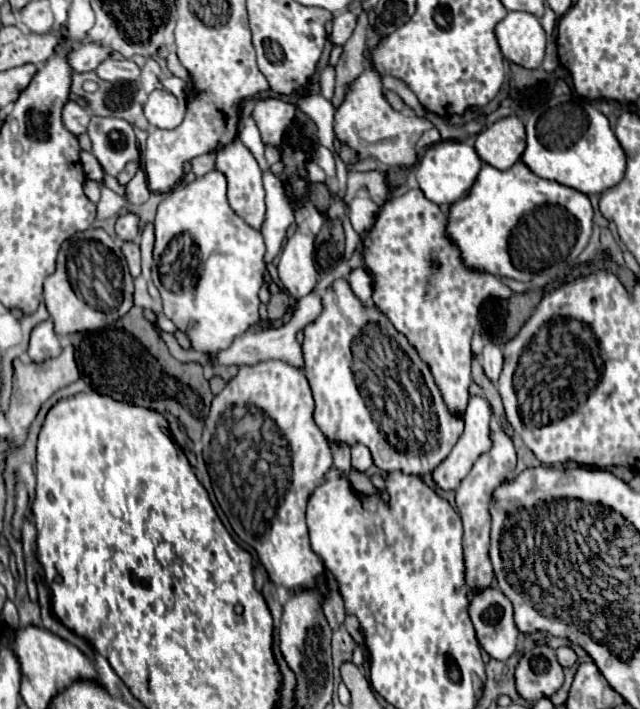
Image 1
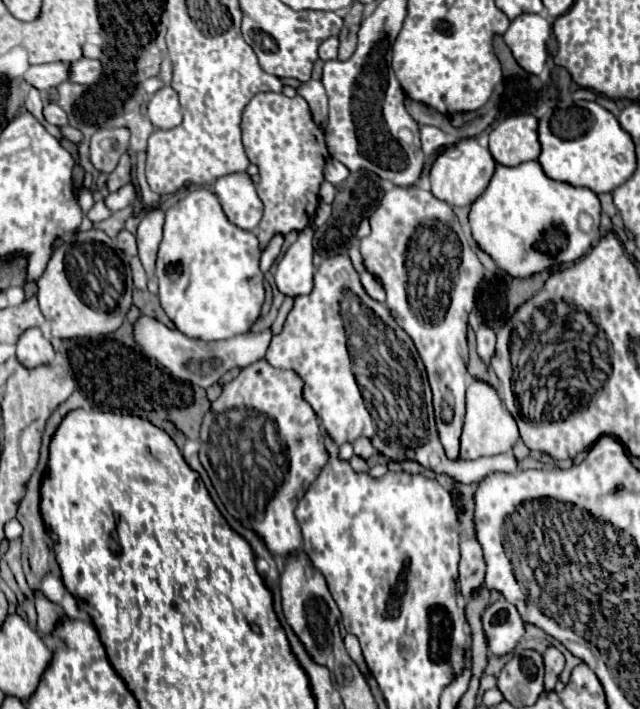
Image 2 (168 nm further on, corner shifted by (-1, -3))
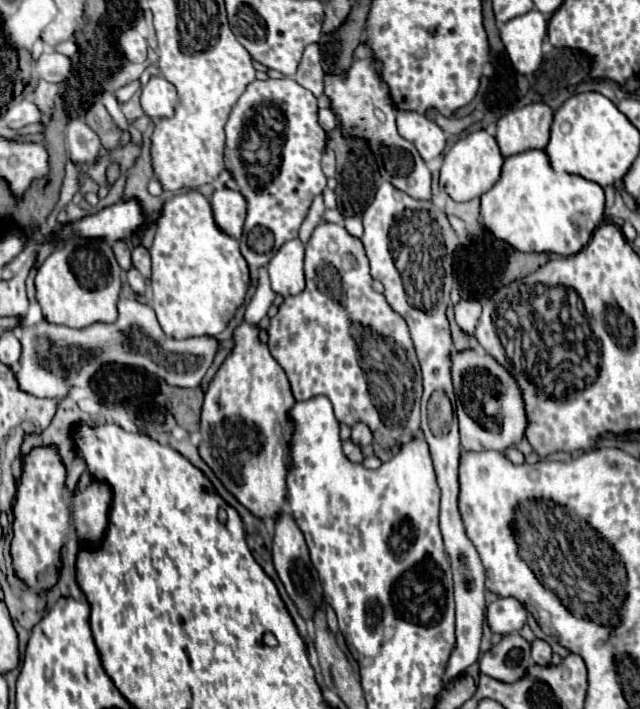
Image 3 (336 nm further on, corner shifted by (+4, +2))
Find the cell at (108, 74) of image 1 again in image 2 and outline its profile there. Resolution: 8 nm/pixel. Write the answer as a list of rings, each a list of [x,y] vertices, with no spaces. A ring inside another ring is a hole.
[[[80,58],[68,66],[68,82],[74,84],[82,84],[82,86],[96,84],[100,76],[102,76],[102,64],[98,60]]]

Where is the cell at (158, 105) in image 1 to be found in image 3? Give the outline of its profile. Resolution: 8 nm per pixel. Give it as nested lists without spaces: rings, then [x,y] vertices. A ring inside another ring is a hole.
[[[151,77],[141,93],[141,107],[151,119],[173,117],[177,105],[175,87],[163,77]]]

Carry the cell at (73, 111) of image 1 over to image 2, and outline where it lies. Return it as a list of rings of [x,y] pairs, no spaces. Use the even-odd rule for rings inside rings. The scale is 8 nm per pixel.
[[[50,102],[50,104],[44,106],[44,118],[46,118],[46,122],[50,122],[50,124],[54,124],[54,126],[64,126],[64,124],[68,124],[66,112],[64,112],[58,104],[54,104],[54,102]]]

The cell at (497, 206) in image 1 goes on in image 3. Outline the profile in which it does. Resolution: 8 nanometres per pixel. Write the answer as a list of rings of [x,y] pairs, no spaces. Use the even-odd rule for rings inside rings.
[[[525,151],[519,155],[511,155],[503,161],[503,169],[501,169],[501,177],[499,181],[481,195],[481,207],[479,207],[479,215],[481,215],[481,225],[483,229],[487,229],[491,233],[491,237],[501,239],[505,243],[509,243],[513,249],[523,251],[523,253],[555,253],[555,255],[575,255],[579,253],[587,241],[591,239],[591,233],[595,231],[595,227],[603,221],[603,207],[605,207],[605,195],[603,195],[603,187],[587,181],[579,175],[571,175],[571,173],[555,173],[549,165],[549,159],[545,155],[545,151]],[[581,213],[587,219],[587,227],[577,229],[573,225],[573,215]]]

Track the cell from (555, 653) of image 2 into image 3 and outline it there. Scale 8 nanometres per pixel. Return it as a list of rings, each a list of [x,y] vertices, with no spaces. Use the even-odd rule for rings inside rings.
[[[535,639],[535,641],[531,643],[531,655],[533,655],[533,661],[535,661],[537,665],[547,667],[547,665],[551,663],[553,651],[551,651],[549,643],[545,643],[545,641],[541,641],[541,639]]]

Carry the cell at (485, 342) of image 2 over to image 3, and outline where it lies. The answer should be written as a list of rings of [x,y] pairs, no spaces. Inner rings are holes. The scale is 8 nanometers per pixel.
[[[463,299],[459,305],[455,305],[455,319],[467,335],[473,335],[477,329],[477,323],[481,319],[481,303]]]

